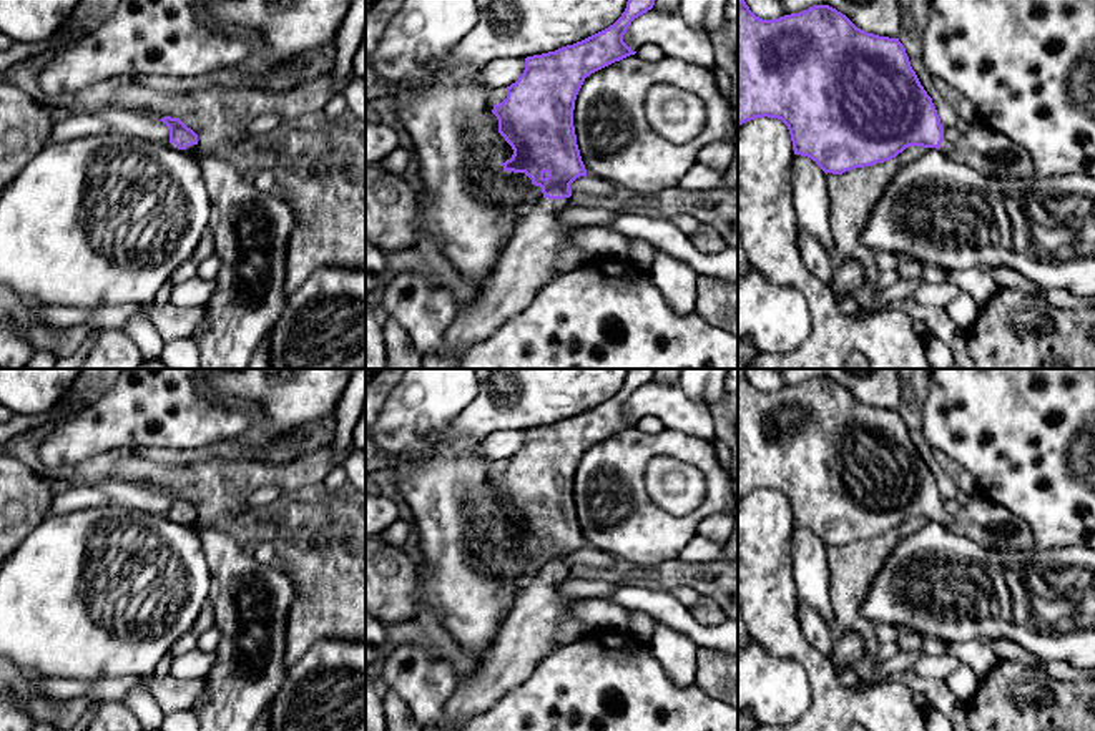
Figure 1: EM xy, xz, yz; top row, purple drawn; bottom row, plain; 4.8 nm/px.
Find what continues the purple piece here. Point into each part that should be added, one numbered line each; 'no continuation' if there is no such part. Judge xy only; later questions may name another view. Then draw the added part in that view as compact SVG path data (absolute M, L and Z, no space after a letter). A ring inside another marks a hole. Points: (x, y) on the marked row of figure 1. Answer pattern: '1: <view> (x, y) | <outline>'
1: xy (251, 230) | M198 145L184 151L201 156L201 171L211 198L208 229L214 238L214 254L221 261L216 289L203 312L206 329L193 341L201 369L248 369L258 344L284 311L286 251L296 221L277 194L259 193L254 188L253 176L224 159L203 155Z

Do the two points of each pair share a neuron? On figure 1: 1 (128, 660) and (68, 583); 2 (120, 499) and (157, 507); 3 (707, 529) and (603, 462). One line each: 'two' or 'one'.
1: one
2: one
3: two

